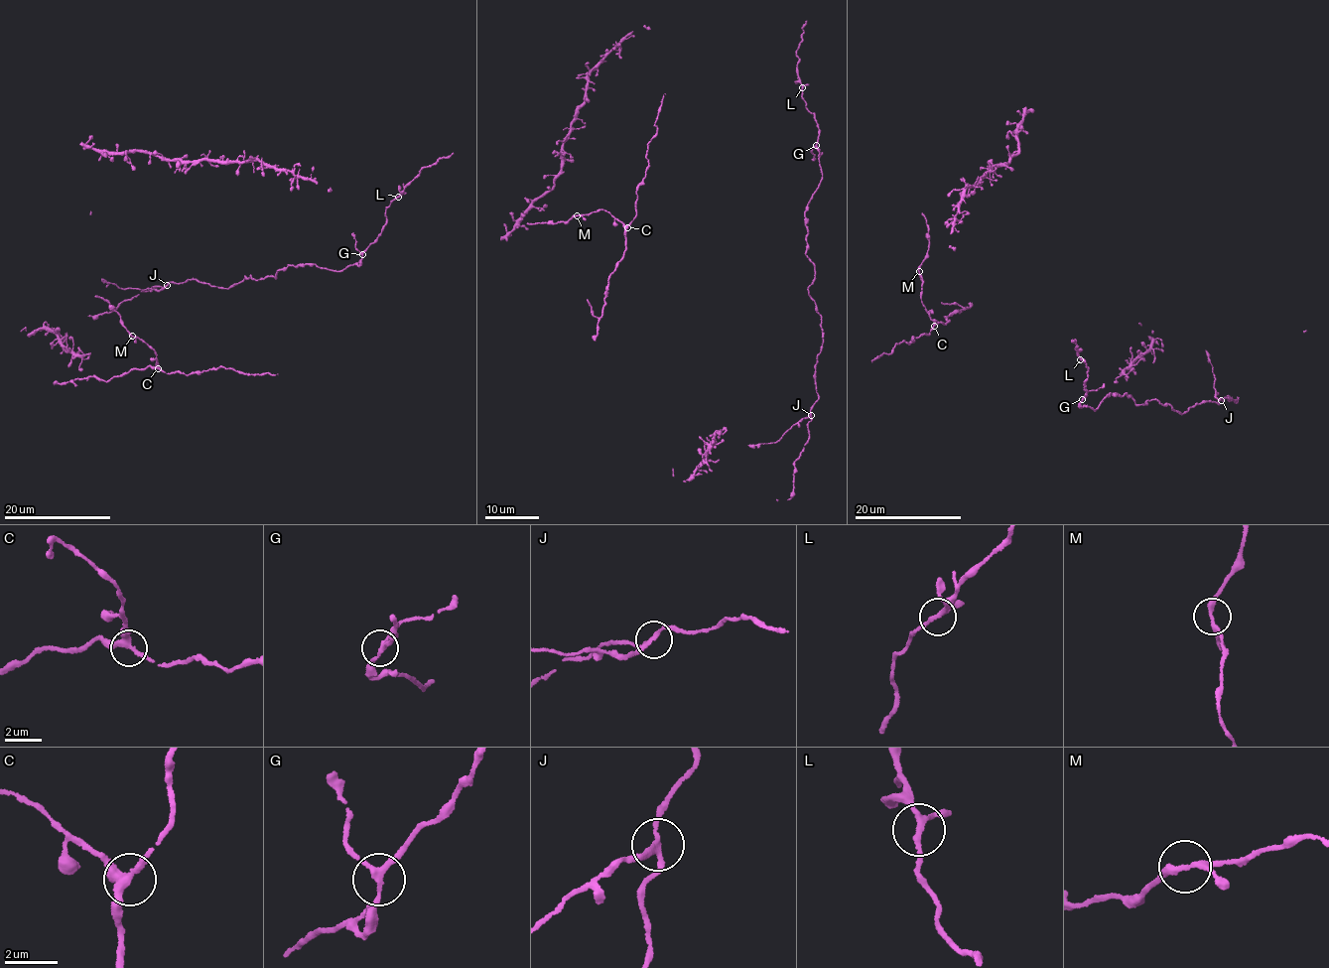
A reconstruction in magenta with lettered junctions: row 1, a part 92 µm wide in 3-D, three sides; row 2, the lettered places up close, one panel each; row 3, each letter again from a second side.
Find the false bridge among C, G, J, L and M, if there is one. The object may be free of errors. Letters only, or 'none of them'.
J

